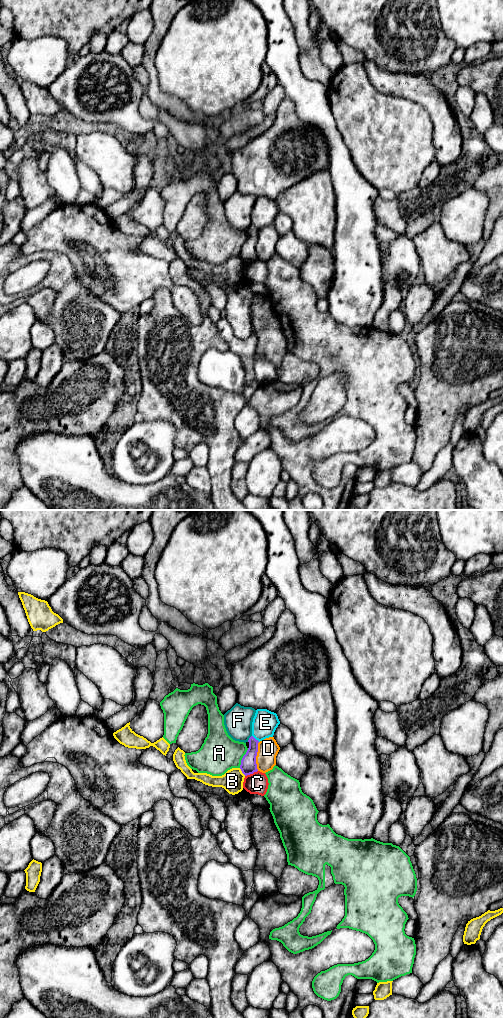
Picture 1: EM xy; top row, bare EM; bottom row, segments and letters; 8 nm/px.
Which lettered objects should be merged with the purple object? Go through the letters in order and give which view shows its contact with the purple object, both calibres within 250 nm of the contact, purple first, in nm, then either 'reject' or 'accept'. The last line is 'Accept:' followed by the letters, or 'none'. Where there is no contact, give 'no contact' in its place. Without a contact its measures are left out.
A: contact in xy; calibres 130 and 300 nm; reject
B: contact in xy; calibres 130 and 180 nm; reject
C: contact in xy; calibres 130 and 180 nm; reject
D: contact in xy; calibres 130 and 160 nm; reject
E: contact in xy; calibres 130 and 200 nm; reject
F: contact in xy; calibres 130 and 220 nm; reject
Accept: none

